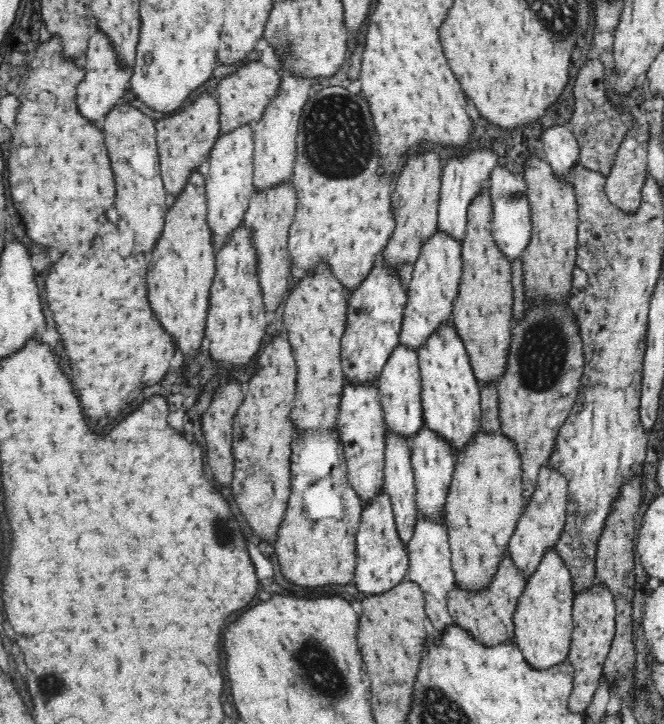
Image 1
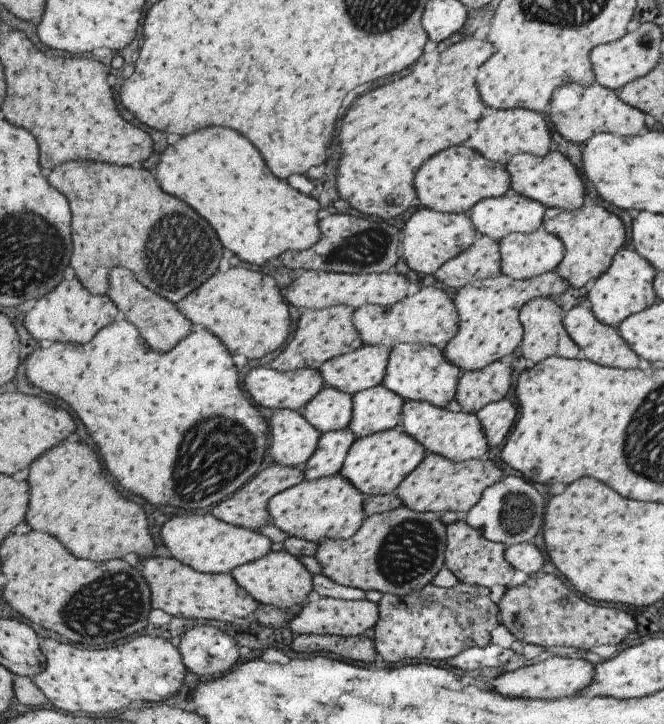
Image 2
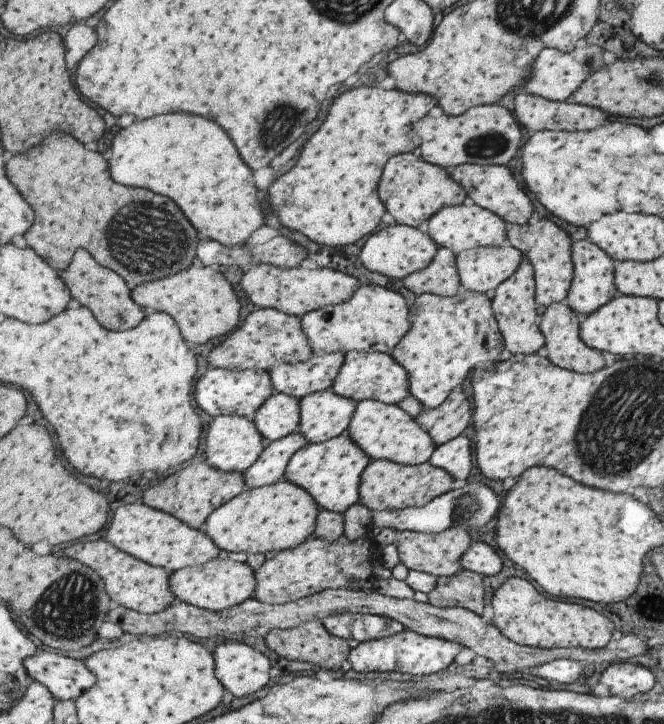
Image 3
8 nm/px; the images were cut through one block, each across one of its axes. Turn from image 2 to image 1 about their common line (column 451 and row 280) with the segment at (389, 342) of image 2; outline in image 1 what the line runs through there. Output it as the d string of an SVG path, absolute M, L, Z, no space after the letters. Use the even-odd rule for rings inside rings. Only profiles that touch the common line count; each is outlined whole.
M320 260L290 290L284 304L283 323L297 366L297 387L291 419L295 432L336 426L345 374L341 364L341 338L346 328L348 290Z

